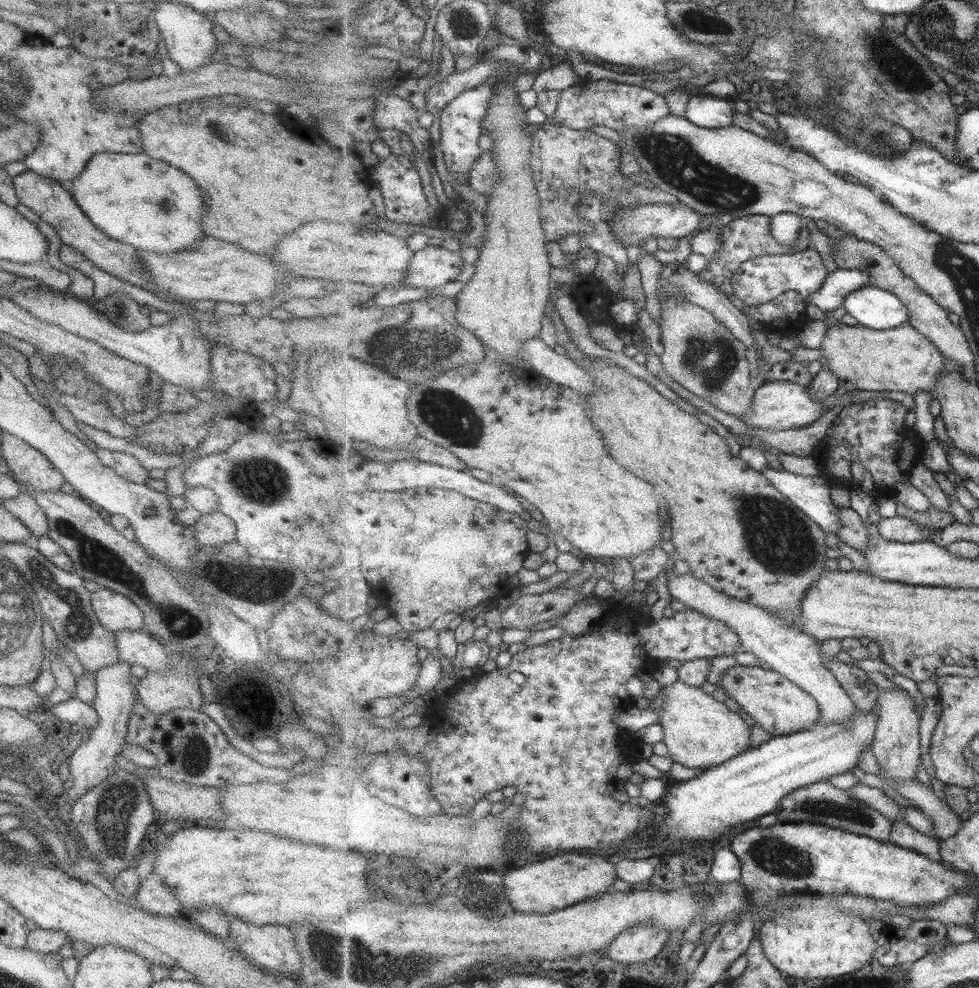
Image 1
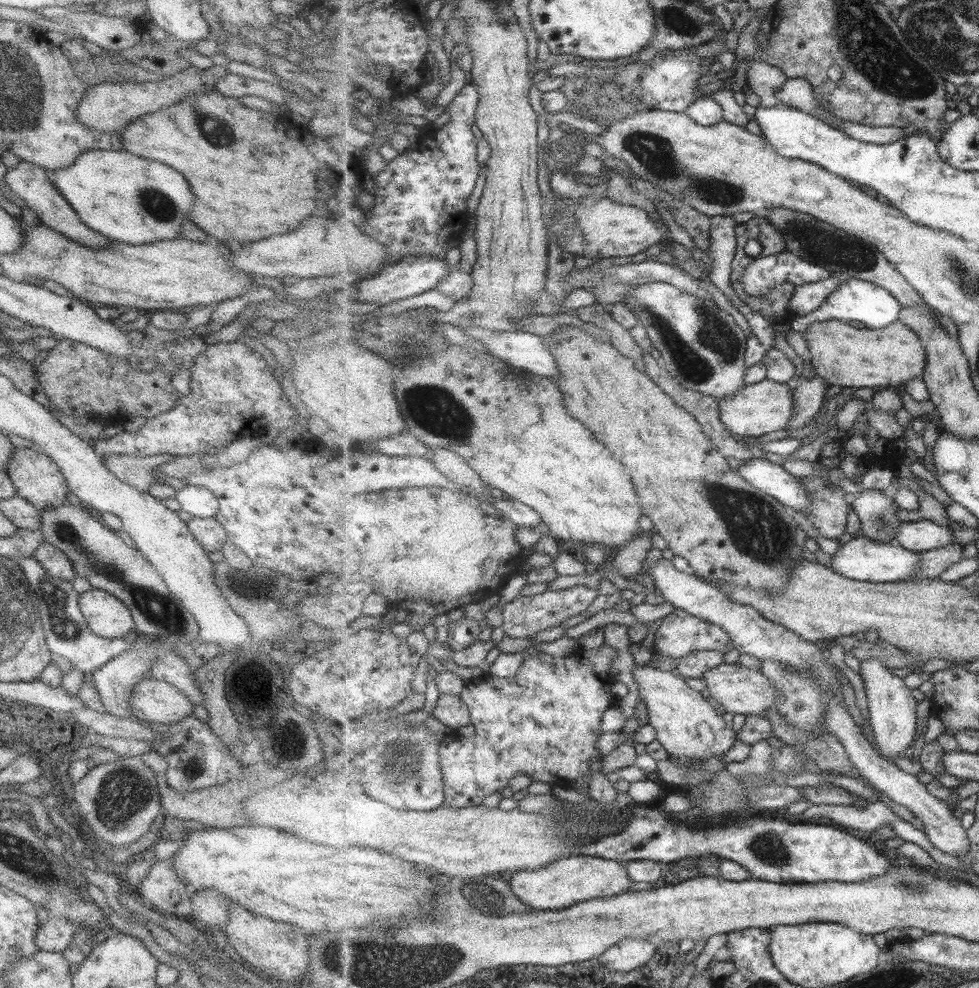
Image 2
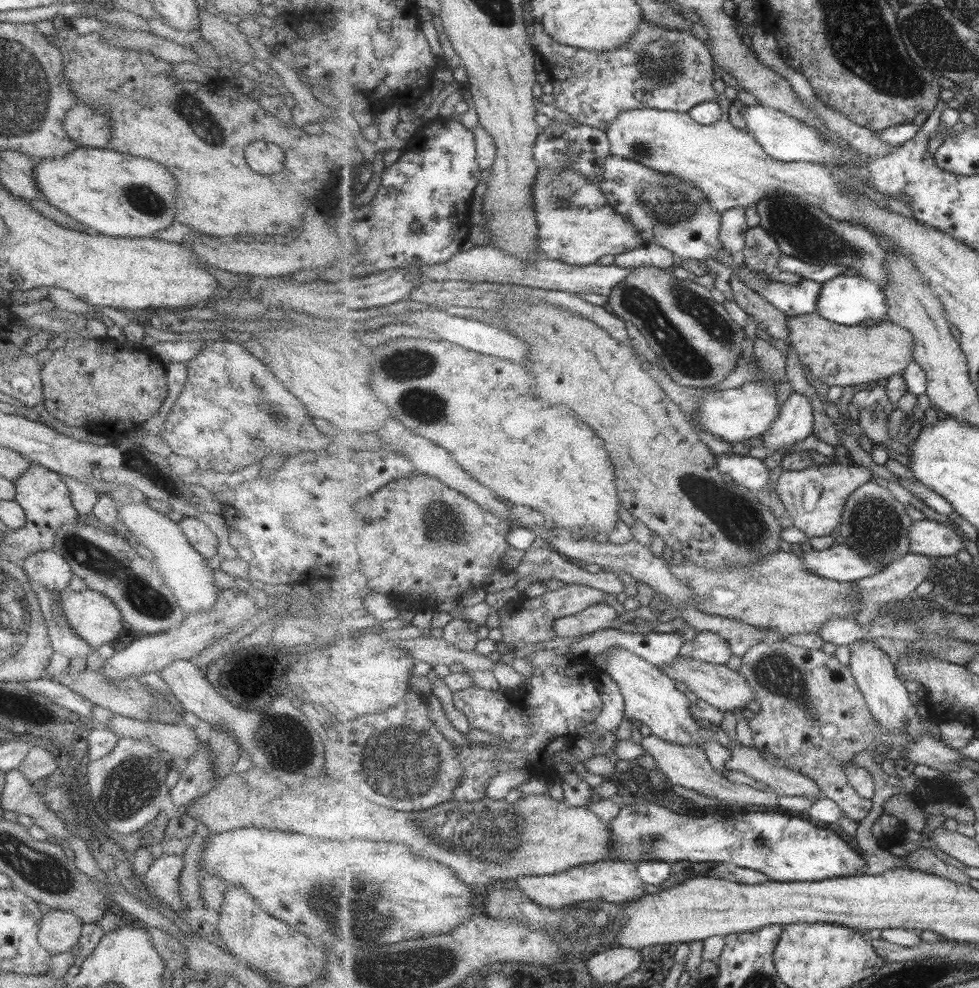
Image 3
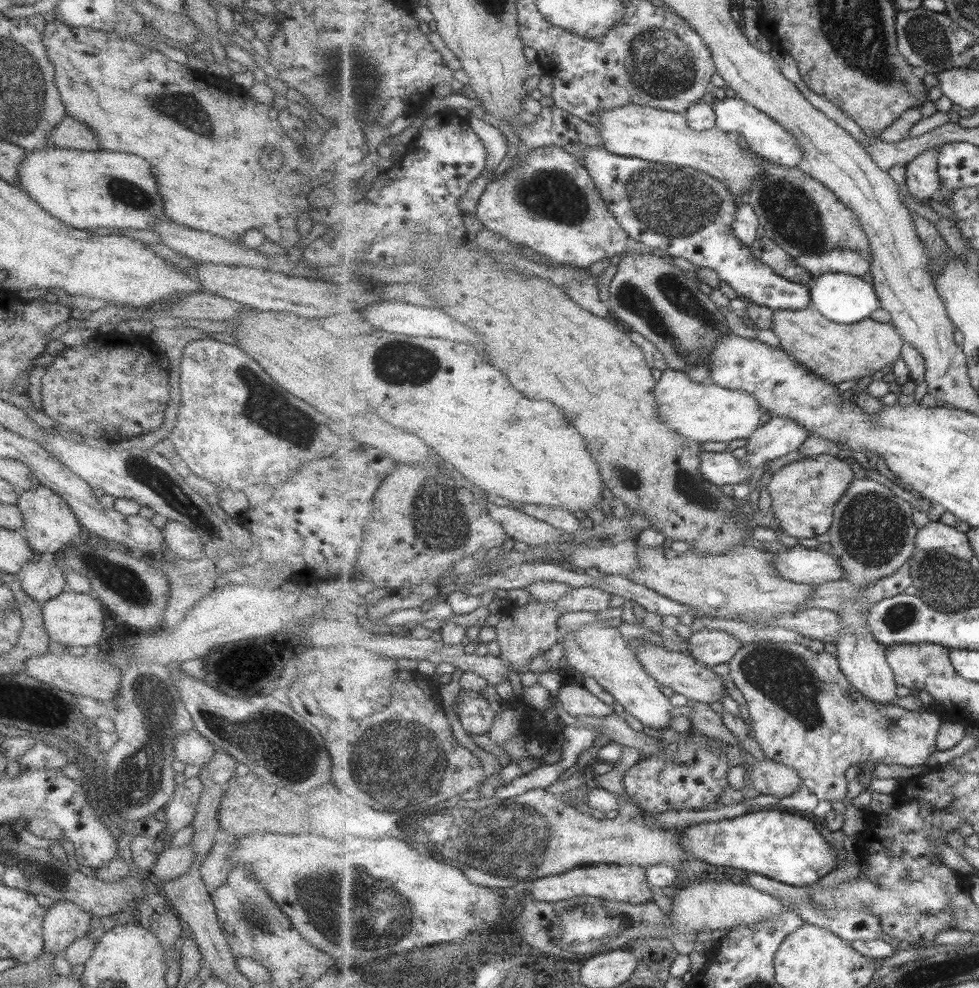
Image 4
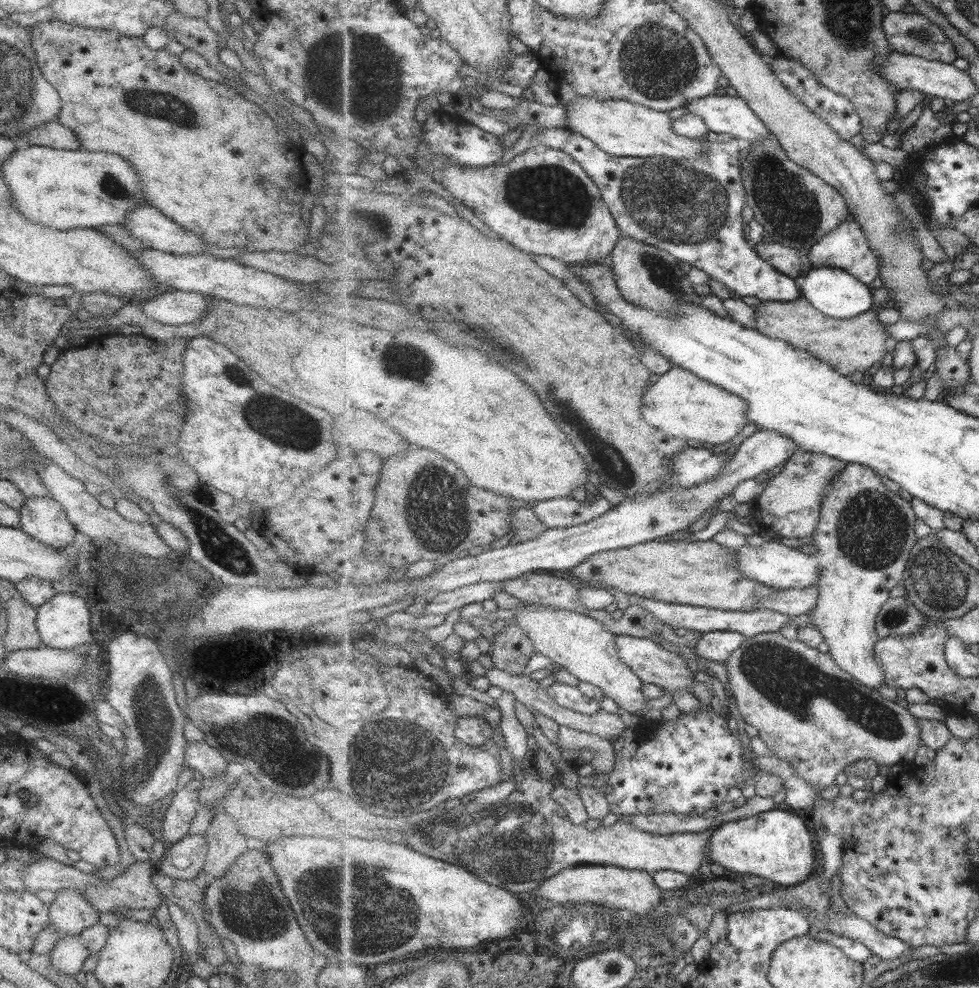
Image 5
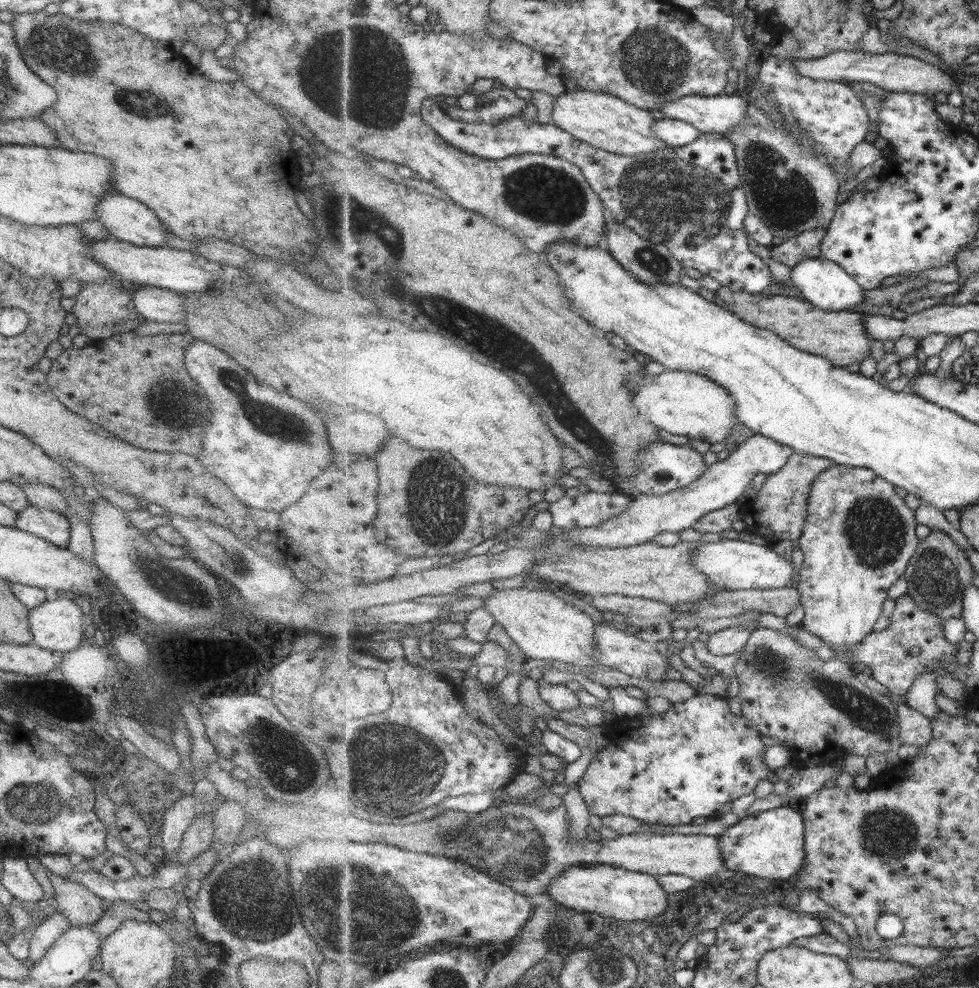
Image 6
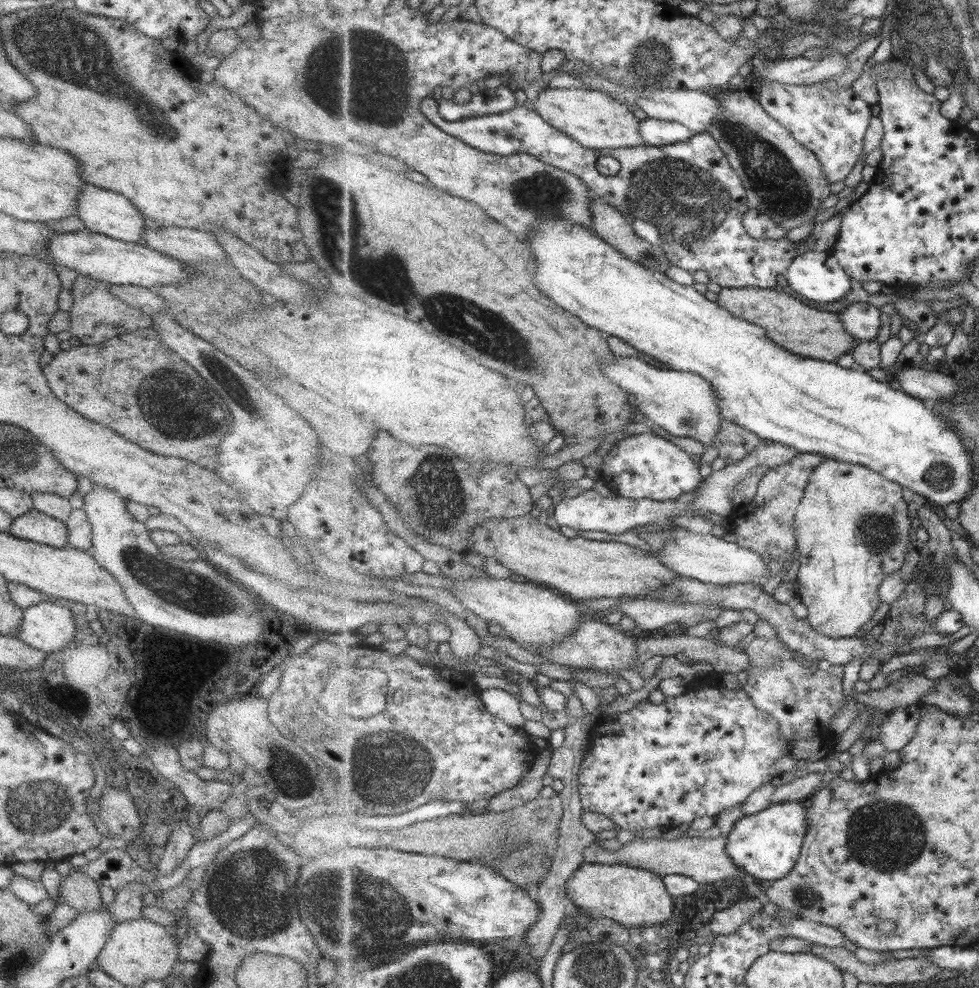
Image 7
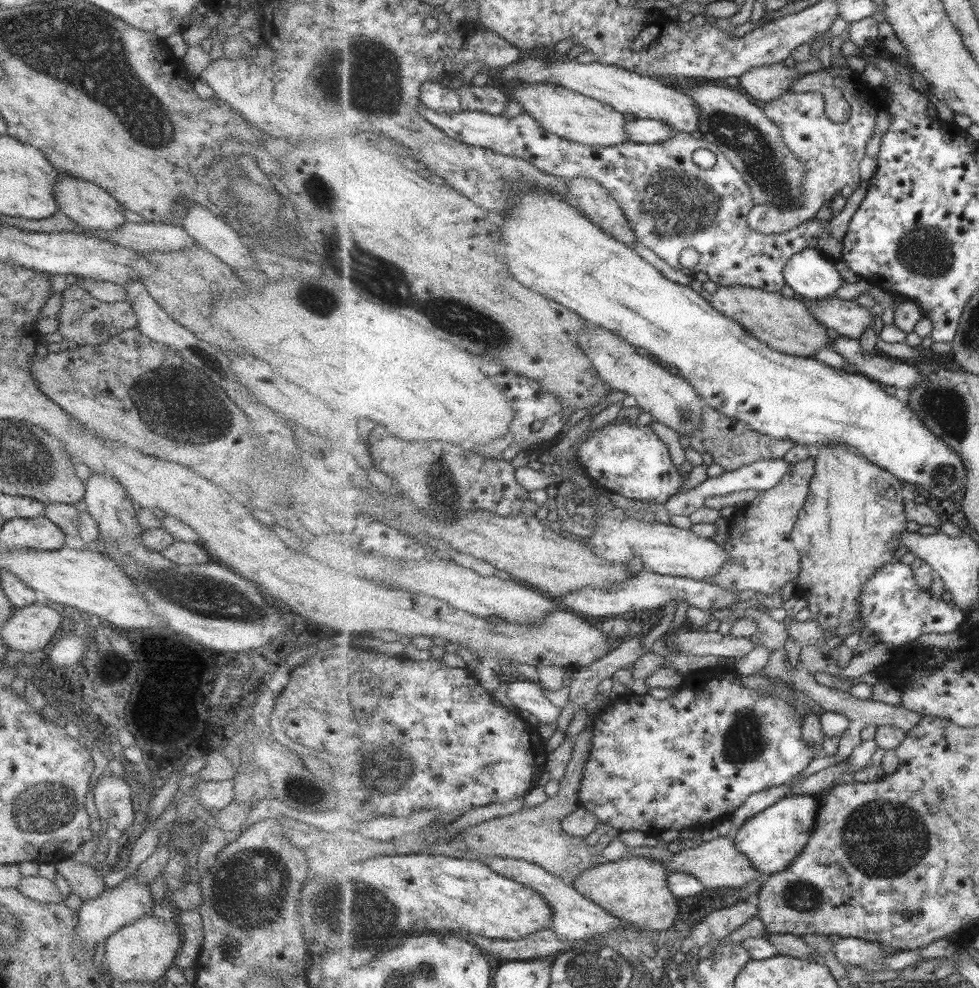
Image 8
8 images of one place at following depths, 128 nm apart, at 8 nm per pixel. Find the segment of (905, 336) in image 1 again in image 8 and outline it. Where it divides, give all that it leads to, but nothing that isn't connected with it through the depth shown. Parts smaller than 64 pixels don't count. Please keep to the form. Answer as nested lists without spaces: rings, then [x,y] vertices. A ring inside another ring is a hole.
[[[735,285],[718,287],[708,301],[719,312],[741,323],[741,326],[744,326],[755,338],[785,354],[812,357],[815,350],[832,346],[834,335],[837,335],[823,322],[819,322],[808,306],[797,296],[789,298],[781,296],[779,292]]]

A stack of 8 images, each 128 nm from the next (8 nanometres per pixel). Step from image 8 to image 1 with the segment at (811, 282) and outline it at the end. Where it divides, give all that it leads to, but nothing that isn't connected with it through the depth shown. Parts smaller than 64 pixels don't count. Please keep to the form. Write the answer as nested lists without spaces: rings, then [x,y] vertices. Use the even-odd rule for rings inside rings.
[[[873,285],[848,294],[842,306],[859,324],[875,330],[889,330],[908,322],[908,308],[892,291]]]

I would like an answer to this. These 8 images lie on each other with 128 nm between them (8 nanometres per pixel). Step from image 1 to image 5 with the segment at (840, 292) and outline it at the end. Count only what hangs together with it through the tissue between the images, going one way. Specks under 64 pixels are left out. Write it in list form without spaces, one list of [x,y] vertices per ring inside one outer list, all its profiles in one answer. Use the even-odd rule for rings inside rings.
[[[552,128],[543,129],[539,131],[533,140],[534,143],[554,148],[555,150],[561,150],[570,154],[573,158],[577,159],[577,162],[581,163],[581,166],[587,171],[587,174],[597,183],[600,188],[601,198],[609,205],[609,210],[612,211],[612,215],[617,221],[617,226],[621,230],[622,236],[631,237],[644,243],[649,243],[651,246],[668,250],[677,260],[681,262],[687,262],[691,267],[695,266],[699,270],[703,270],[710,279],[718,280],[727,285],[731,290],[734,290],[738,296],[756,296],[760,302],[763,301],[794,301],[802,297],[802,290],[800,289],[800,281],[783,274],[780,270],[772,265],[769,261],[765,260],[749,242],[748,238],[745,238],[743,234],[743,208],[748,200],[748,193],[744,188],[744,181],[742,178],[742,165],[739,164],[739,156],[741,156],[742,141],[737,137],[730,134],[717,134],[716,132],[709,131],[703,138],[704,153],[698,159],[674,159],[671,157],[656,156],[647,158],[631,158],[631,157],[618,157],[617,155],[609,154],[601,147],[597,146],[592,140],[589,140],[582,134],[572,133],[570,129]]]

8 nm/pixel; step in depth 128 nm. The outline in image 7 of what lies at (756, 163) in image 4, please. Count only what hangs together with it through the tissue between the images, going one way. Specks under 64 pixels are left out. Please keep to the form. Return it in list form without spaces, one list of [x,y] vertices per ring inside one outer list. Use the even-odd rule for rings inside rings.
[[[543,88],[533,107],[551,126],[572,135],[583,146],[593,150],[624,149],[649,145],[640,133],[640,122],[630,107],[603,91],[583,88]]]

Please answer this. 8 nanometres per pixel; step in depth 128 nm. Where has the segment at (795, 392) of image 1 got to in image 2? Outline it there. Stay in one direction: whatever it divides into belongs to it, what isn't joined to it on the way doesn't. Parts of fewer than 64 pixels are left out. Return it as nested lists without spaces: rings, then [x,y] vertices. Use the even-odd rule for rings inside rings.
[[[768,379],[746,385],[737,394],[719,402],[721,422],[733,435],[739,437],[760,437],[769,432],[786,430],[795,408],[795,392],[787,384],[772,382]]]

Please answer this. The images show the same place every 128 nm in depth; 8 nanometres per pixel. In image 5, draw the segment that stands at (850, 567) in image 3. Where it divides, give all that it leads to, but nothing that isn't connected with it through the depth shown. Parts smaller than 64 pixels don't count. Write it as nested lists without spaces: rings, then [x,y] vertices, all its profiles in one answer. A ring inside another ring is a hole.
[[[766,542],[758,547],[746,544],[733,551],[736,551],[736,568],[742,575],[765,586],[777,589],[804,589],[817,582],[820,571],[818,560],[814,555],[799,551],[799,547],[791,549],[778,542]]]

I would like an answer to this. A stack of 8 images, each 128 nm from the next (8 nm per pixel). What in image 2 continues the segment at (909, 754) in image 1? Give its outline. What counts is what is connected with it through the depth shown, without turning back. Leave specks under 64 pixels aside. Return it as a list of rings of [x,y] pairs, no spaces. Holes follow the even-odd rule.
[[[877,657],[868,658],[860,664],[860,676],[863,680],[867,704],[871,719],[869,723],[874,730],[875,747],[882,756],[889,760],[903,757],[903,750],[913,745],[913,736],[917,732],[917,701],[913,698],[911,688],[907,687],[903,676],[896,675],[885,666],[884,660]]]

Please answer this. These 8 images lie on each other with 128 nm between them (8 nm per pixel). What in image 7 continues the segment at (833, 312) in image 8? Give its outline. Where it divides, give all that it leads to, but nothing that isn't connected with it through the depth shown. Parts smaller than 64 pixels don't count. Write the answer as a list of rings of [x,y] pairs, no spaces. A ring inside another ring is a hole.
[[[856,302],[846,306],[839,313],[845,330],[860,342],[877,338],[881,326],[879,307],[871,303]]]

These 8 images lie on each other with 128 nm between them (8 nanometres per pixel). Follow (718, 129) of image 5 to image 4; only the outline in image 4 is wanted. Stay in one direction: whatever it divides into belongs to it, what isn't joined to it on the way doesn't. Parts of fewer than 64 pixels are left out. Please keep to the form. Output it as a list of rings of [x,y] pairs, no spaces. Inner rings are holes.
[[[739,96],[714,99],[712,102],[716,116],[716,128],[725,132],[737,132],[747,140],[748,146],[765,159],[771,159],[776,163],[788,167],[804,166],[802,148],[797,144],[794,136],[787,132],[778,122],[775,122],[768,114],[761,112],[756,106],[751,106]]]

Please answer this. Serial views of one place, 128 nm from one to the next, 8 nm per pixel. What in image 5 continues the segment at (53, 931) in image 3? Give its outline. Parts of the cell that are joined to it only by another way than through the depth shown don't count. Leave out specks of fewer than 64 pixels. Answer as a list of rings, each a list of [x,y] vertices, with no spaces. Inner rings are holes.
[[[79,889],[59,890],[48,906],[49,923],[60,938],[77,936],[98,922],[98,912],[87,904]]]

